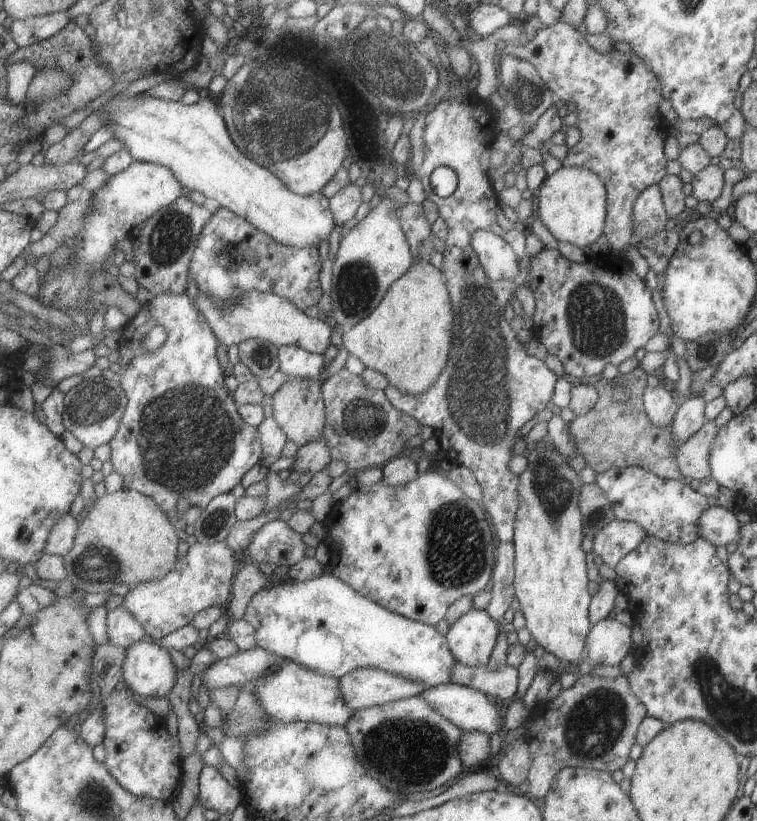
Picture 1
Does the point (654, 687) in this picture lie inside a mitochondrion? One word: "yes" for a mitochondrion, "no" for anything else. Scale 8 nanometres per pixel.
no

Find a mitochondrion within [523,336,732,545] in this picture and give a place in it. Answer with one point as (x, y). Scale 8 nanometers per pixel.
(554, 493)

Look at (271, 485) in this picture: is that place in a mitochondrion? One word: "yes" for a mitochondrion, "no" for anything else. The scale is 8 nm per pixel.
no

